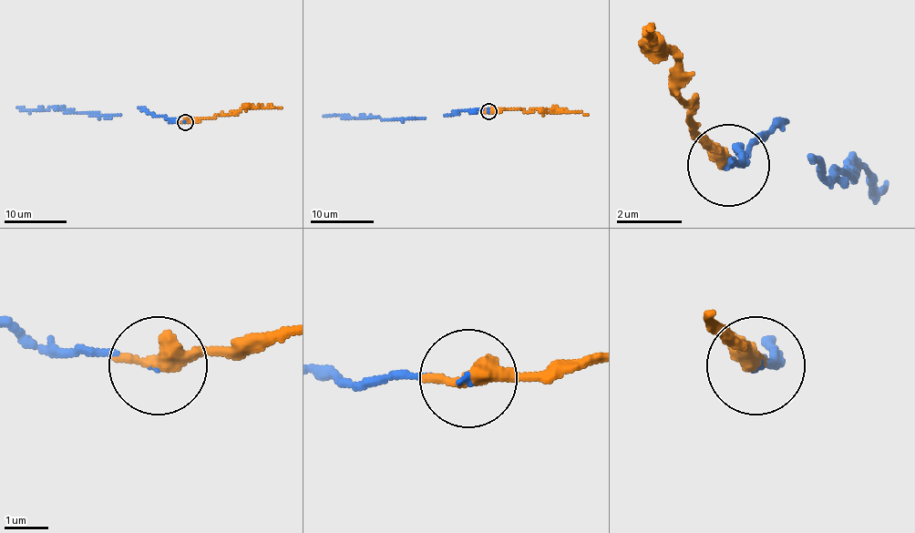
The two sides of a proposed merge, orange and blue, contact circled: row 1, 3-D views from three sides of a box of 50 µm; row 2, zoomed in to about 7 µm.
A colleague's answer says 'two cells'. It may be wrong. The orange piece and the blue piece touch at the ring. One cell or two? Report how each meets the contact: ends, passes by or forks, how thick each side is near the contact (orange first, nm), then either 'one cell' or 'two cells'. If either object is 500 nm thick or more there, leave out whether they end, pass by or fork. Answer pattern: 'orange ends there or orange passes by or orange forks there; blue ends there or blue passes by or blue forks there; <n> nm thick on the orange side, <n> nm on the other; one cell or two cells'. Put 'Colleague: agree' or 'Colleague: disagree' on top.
Colleague: disagree
orange ends there; blue ends there; 480 nm thick on the orange side, 50 nm on the other; one cell

